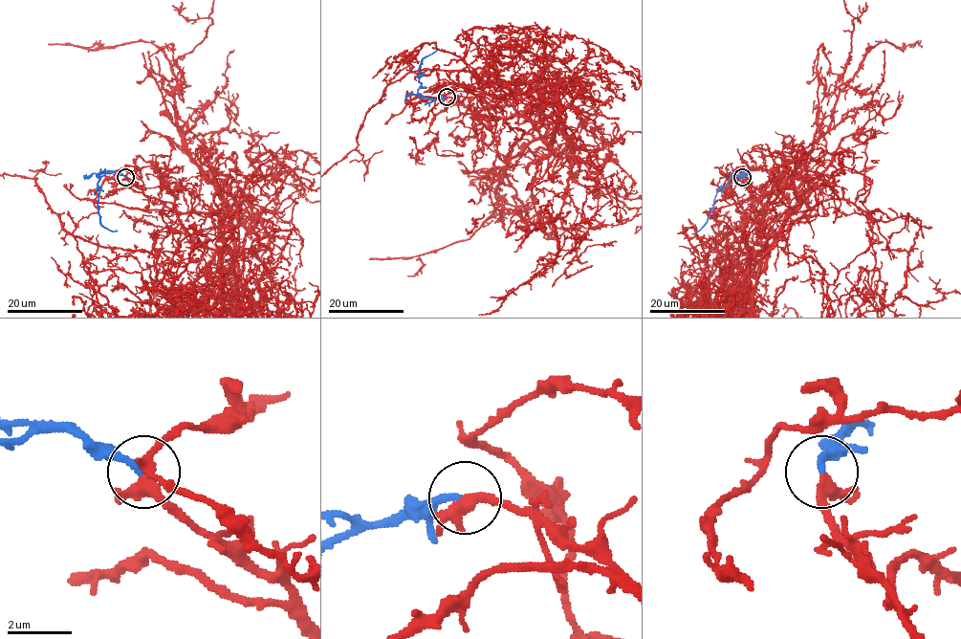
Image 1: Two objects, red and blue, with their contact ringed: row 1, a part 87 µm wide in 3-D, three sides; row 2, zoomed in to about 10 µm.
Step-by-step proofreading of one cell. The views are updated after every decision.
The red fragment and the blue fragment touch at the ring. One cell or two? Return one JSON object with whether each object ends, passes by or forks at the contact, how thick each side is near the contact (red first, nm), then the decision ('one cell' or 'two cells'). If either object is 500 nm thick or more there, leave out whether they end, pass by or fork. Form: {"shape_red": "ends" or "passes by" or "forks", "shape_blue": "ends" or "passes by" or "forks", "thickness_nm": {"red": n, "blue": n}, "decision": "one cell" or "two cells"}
{"shape_red": "passes by", "shape_blue": "ends", "thickness_nm": {"red": 340, "blue": 240}, "decision": "one cell"}

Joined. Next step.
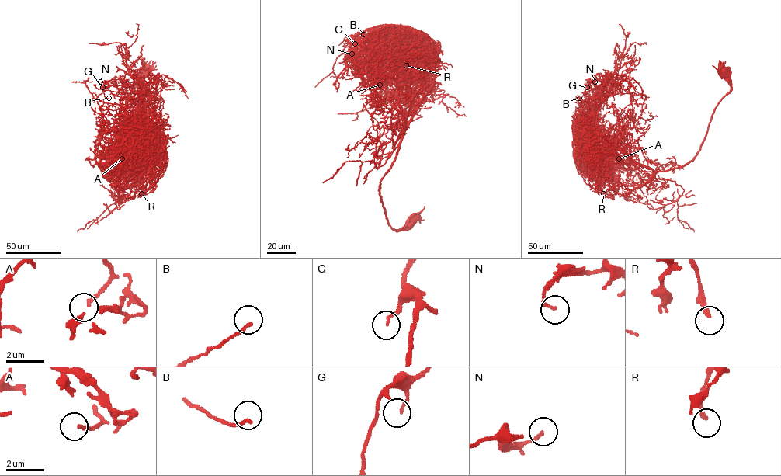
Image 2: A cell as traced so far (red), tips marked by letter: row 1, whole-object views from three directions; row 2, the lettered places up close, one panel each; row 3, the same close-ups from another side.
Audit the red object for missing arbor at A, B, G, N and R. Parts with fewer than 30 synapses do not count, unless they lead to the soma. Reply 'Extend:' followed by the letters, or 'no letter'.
Extend: A, R

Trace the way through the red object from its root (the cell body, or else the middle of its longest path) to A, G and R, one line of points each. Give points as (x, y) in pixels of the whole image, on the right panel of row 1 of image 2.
A: (723, 71), (730, 91), (691, 161), (654, 171), (634, 161), (617, 140), (619, 158)
G: (723, 71), (730, 91), (701, 149), (668, 170), (633, 161), (603, 136), (599, 92), (594, 81), (587, 87)
R: (723, 71), (730, 91), (697, 154), (641, 185), (595, 177), (603, 193)

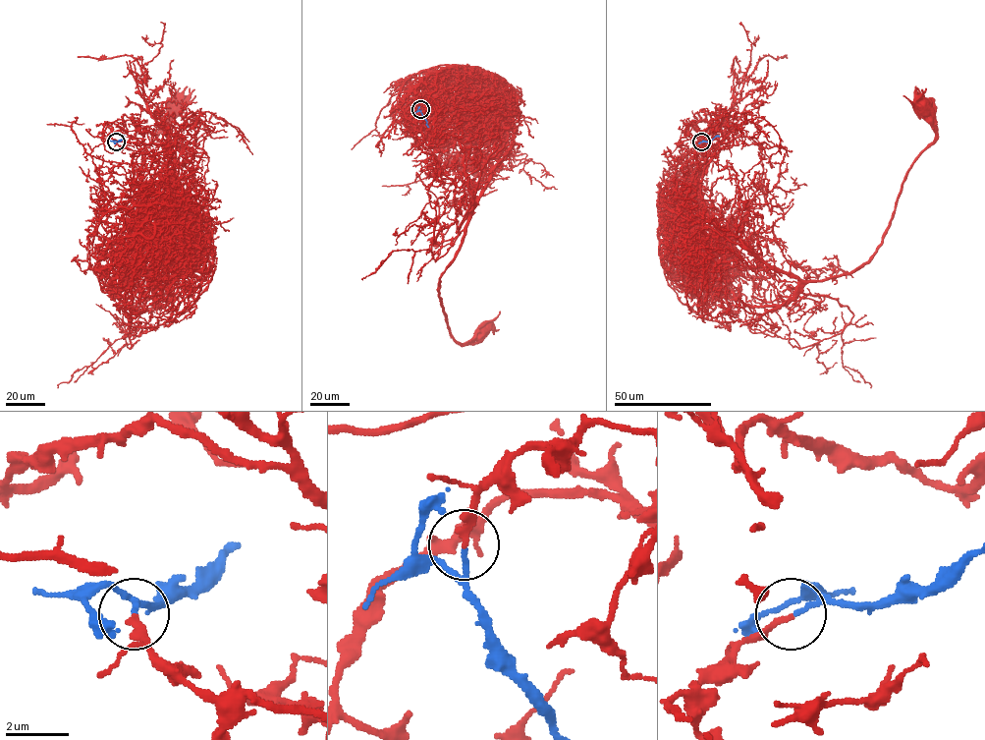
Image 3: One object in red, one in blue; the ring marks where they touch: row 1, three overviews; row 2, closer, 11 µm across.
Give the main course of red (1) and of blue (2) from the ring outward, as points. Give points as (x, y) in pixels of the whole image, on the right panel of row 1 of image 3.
1: (701, 142), (690, 189), (707, 215), (773, 266), (823, 281), (882, 242), (934, 140), (923, 105)
2: (702, 142), (719, 137)

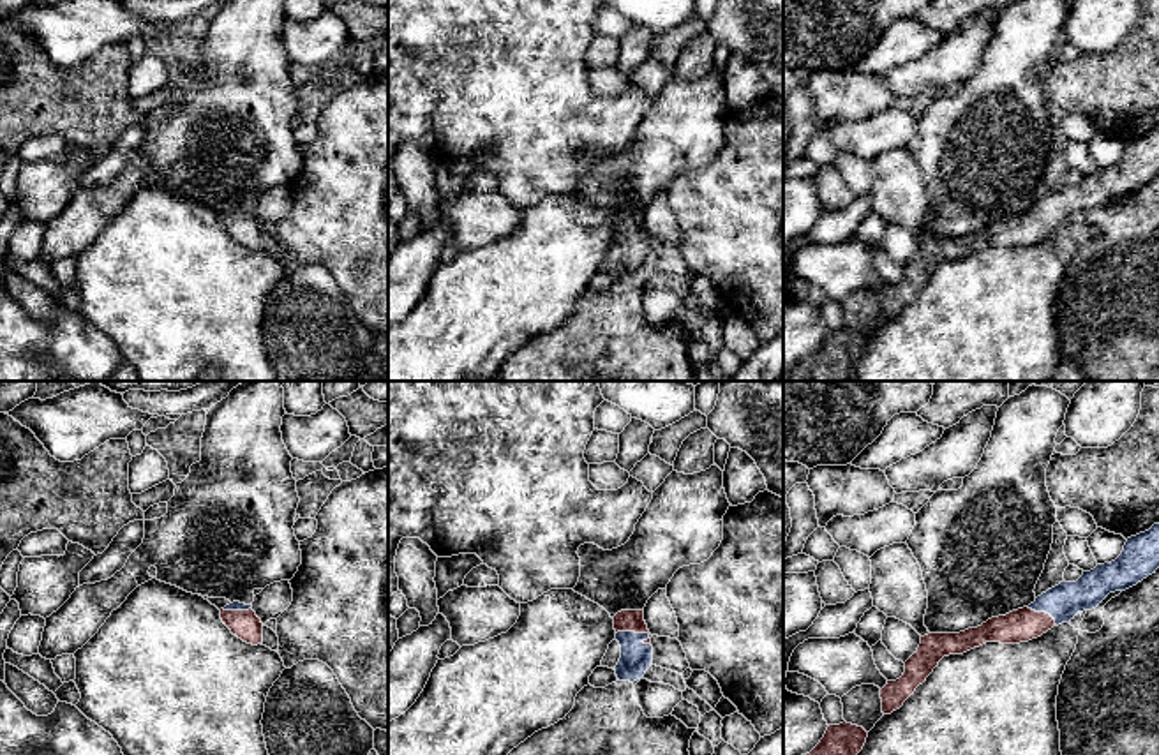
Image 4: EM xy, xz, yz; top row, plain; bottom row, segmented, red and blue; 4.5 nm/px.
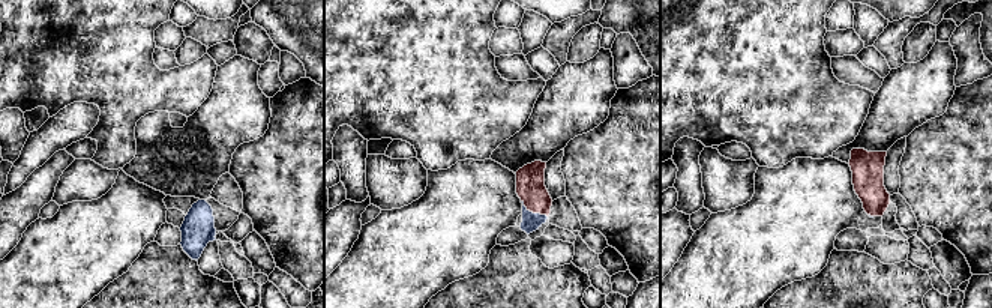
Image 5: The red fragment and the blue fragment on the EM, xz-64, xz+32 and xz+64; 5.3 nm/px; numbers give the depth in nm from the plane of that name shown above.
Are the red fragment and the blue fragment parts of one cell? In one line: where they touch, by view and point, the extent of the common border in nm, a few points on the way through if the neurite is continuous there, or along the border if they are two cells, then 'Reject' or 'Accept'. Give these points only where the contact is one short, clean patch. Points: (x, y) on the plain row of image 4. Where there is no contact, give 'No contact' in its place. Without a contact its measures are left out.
Touches red at xz (637, 237). Shared border 170 nm. Path across: xz (627, 224), (637, 237), (635, 263). Accept

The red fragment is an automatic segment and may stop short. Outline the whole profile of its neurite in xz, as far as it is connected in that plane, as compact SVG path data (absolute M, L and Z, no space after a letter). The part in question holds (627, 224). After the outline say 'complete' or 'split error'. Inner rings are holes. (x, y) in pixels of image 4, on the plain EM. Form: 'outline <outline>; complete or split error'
outline M621 215L614 221L616 245L621 250L621 263L616 270L619 286L644 282L653 268L651 238L644 226L644 215Z; split error

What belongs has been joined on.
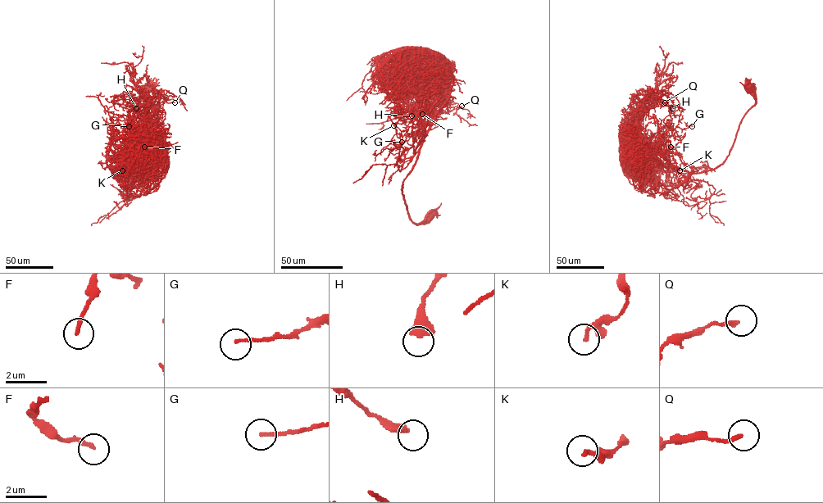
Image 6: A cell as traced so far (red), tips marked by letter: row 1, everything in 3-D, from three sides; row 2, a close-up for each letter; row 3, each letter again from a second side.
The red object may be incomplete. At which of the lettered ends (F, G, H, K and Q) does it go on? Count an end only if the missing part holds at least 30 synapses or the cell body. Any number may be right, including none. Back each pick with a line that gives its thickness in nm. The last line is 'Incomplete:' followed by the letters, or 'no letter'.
Incomplete: no letter

